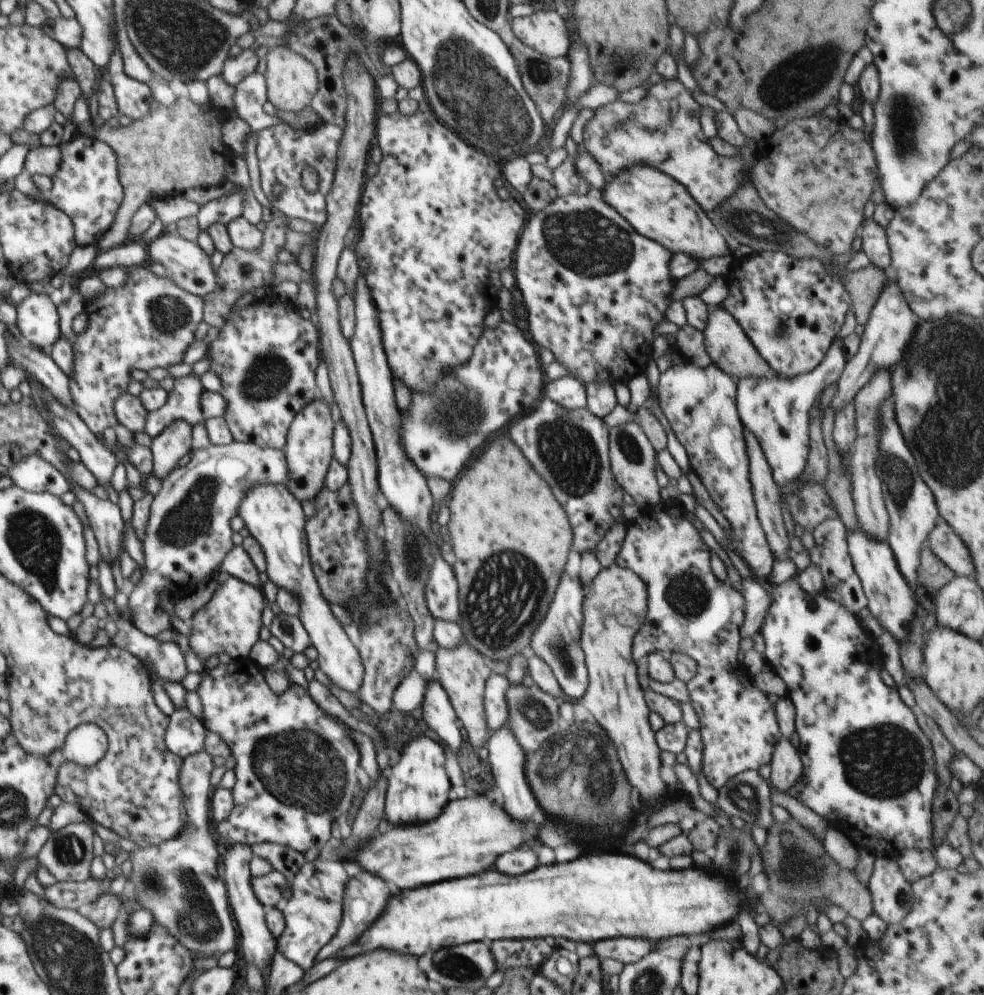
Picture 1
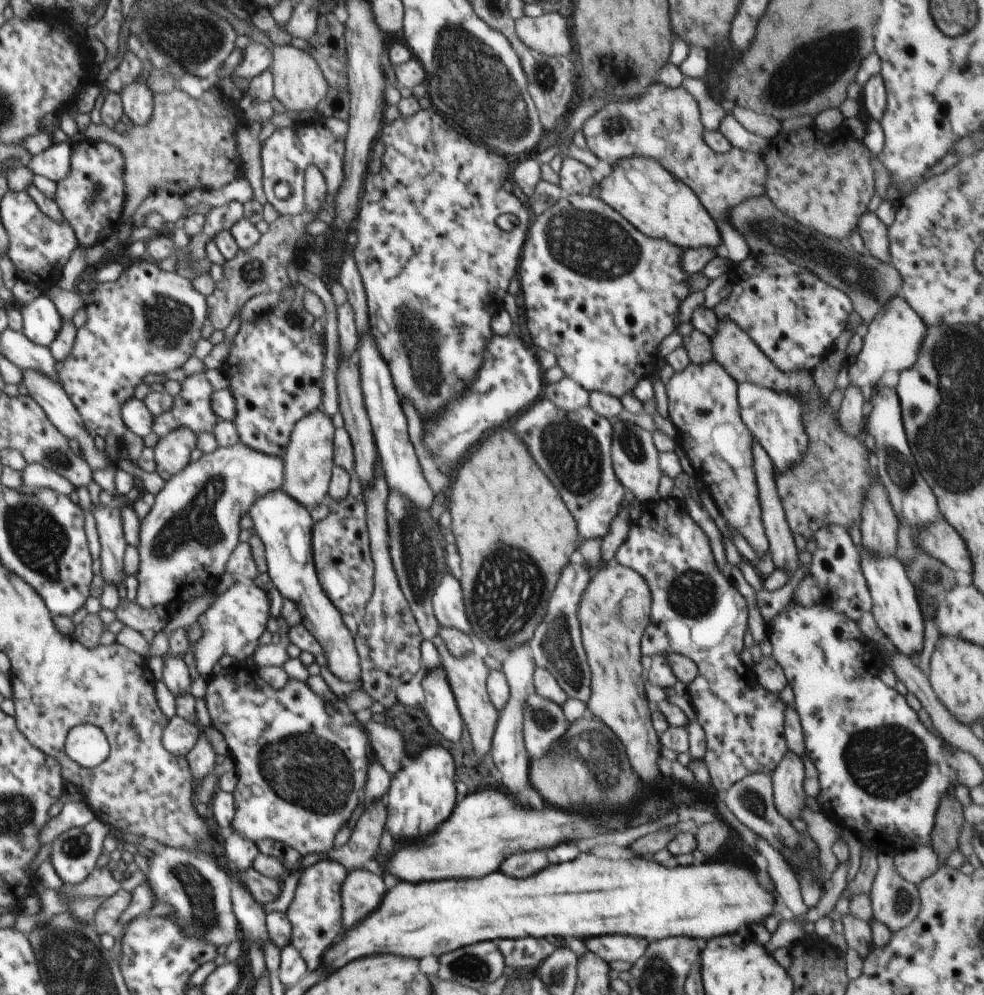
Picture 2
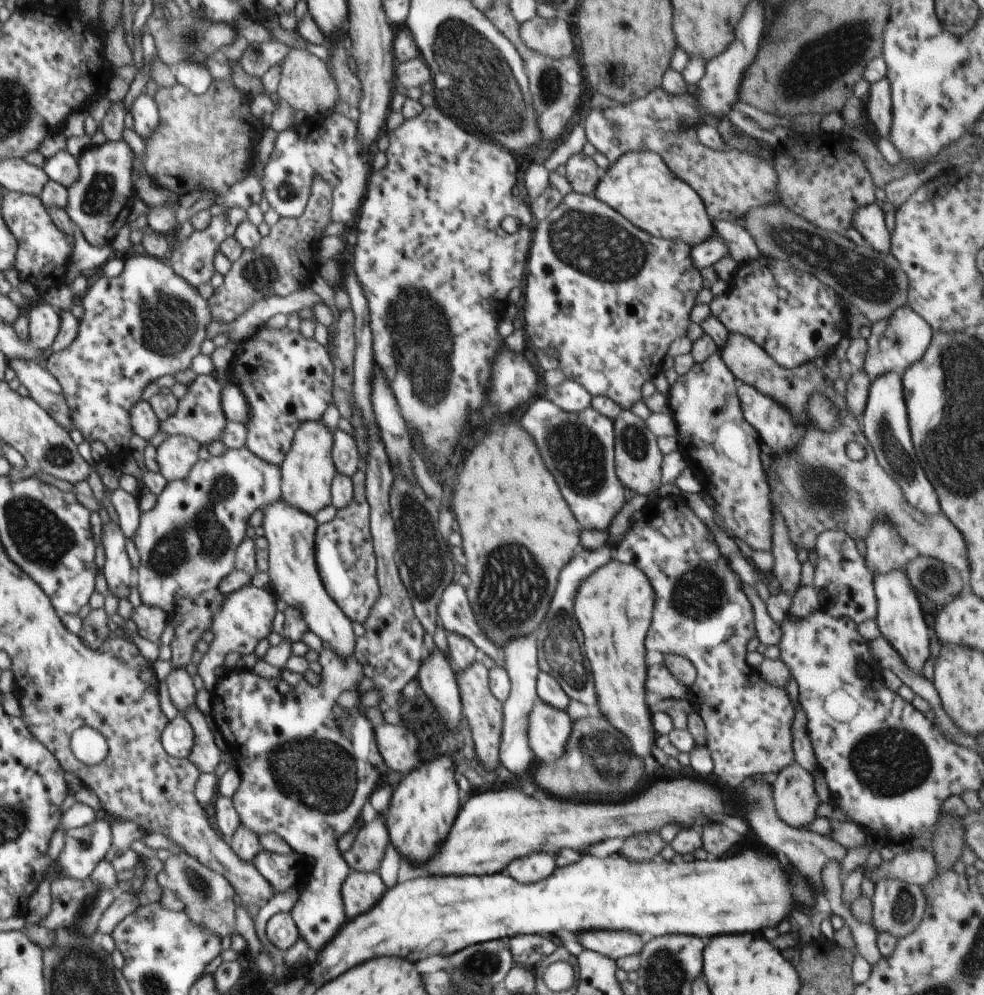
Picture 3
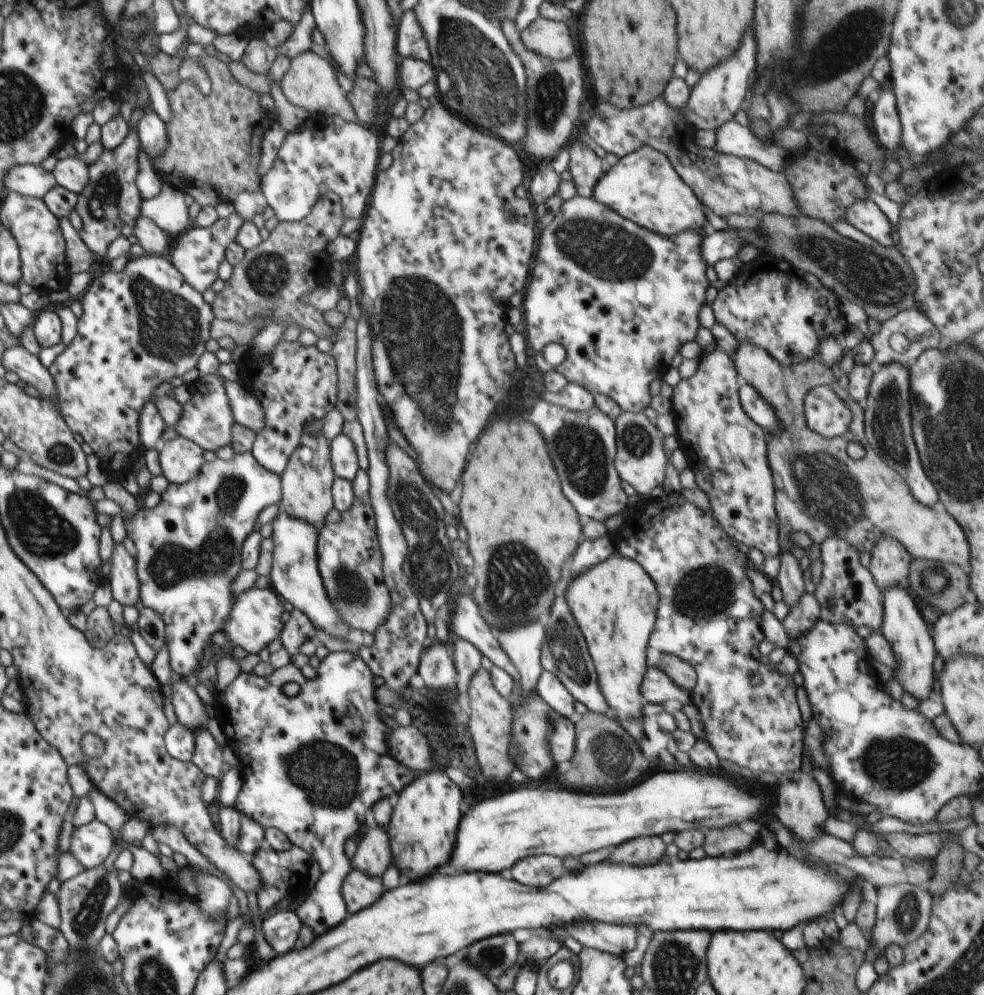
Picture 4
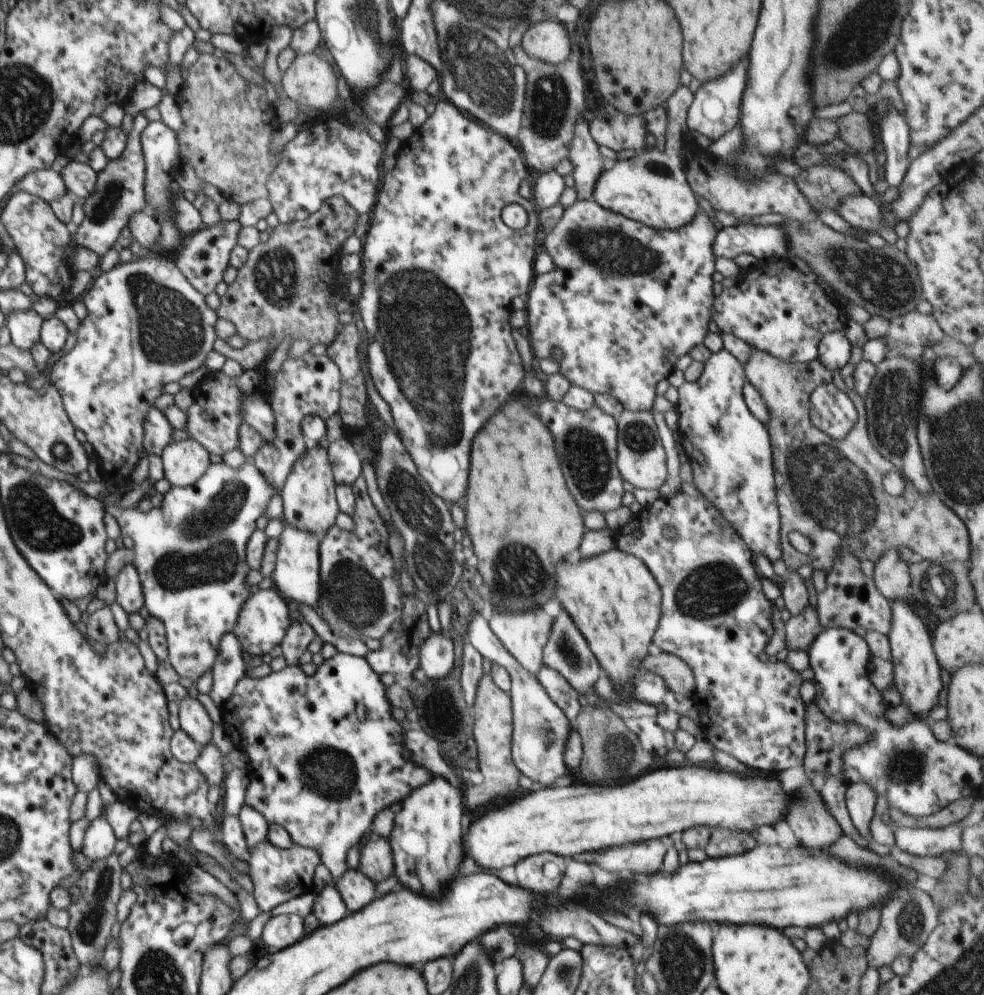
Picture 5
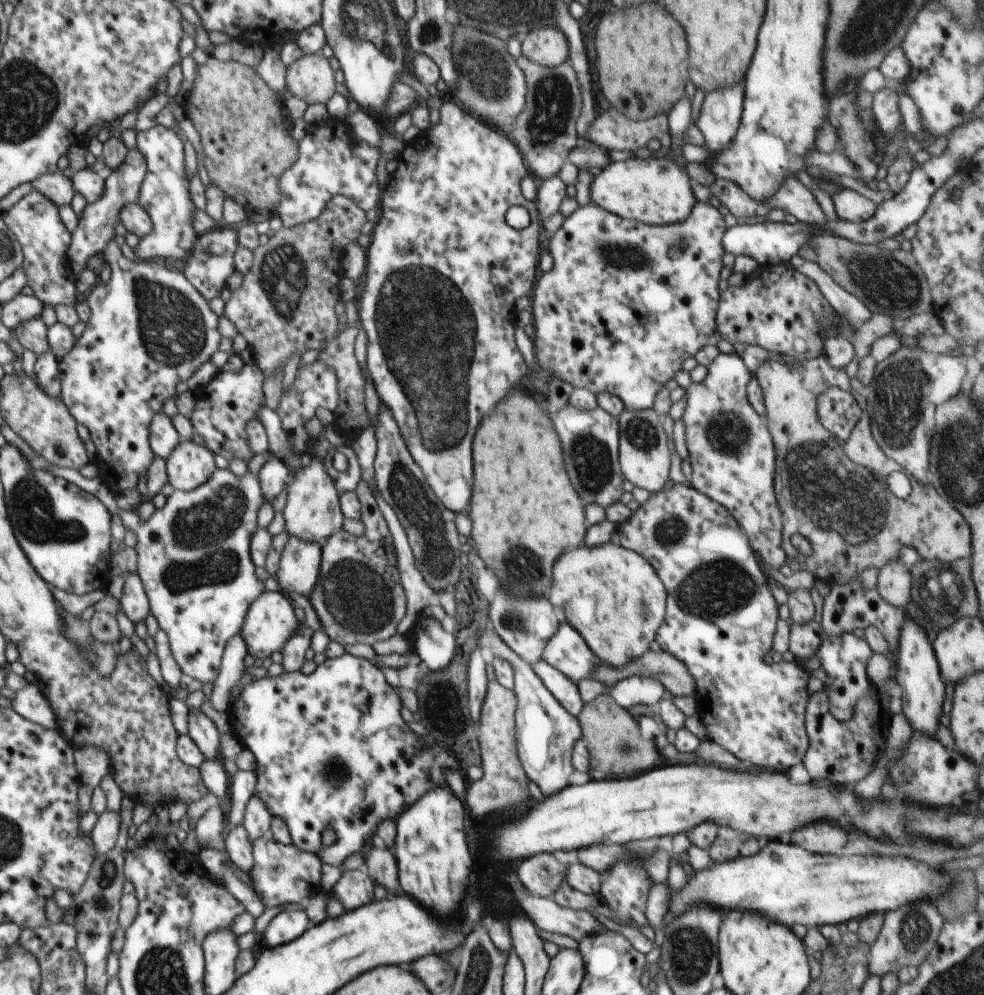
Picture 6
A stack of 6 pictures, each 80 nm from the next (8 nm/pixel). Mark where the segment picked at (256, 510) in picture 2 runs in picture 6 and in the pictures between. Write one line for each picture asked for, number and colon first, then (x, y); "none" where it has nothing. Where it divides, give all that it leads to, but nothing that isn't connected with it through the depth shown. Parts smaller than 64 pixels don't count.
3: (293, 571)
4: (295, 575)
5: (296, 575)
6: (299, 569)

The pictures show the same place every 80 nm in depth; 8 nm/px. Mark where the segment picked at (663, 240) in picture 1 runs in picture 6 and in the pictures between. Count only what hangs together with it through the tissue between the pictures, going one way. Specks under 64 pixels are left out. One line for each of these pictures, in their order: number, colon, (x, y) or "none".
2: (660, 206)
3: (640, 186)
4: (644, 187)
5: (652, 188)
6: (657, 191)

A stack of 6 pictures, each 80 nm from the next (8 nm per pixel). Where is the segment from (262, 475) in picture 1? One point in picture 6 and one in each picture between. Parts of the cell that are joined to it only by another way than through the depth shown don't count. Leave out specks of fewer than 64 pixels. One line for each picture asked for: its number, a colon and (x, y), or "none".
2: (190, 532)
3: (187, 541)
4: (189, 547)
5: (190, 553)
6: (194, 562)

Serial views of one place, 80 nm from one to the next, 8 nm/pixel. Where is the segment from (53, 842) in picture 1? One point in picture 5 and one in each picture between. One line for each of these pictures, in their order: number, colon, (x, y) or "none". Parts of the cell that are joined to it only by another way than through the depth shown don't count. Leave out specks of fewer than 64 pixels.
2: (75, 852)
3: (85, 846)
4: (91, 843)
5: (99, 841)

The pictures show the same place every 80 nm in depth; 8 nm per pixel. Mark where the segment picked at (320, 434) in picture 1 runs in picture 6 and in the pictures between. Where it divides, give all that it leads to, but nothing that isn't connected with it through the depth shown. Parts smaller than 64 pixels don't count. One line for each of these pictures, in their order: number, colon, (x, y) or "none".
2: (308, 463)
3: (307, 472)
4: (306, 484)
5: (309, 502)
6: (313, 512)

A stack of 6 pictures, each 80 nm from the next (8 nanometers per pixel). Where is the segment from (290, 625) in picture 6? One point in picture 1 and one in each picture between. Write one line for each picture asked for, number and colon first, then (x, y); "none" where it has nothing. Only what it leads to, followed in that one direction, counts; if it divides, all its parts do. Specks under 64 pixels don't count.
1: (231, 621)
2: (232, 624)
3: (245, 617)
4: (255, 620)
5: (262, 623)

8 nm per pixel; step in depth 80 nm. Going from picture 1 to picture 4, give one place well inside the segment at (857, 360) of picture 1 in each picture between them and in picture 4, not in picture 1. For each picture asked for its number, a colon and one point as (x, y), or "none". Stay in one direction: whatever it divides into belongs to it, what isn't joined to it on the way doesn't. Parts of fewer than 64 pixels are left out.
2: (896, 334)
3: (897, 341)
4: (901, 339)

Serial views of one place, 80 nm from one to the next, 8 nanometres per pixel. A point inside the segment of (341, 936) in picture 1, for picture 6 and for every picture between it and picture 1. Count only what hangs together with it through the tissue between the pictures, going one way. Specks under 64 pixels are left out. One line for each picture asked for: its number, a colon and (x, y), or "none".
2: (361, 893)
3: (360, 891)
4: (358, 890)
5: (357, 890)
6: (354, 888)

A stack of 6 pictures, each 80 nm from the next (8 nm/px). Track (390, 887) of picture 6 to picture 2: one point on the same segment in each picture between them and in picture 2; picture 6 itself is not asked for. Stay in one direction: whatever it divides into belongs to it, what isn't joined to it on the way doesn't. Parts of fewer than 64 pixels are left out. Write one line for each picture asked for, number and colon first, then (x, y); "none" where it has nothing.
2: (362, 847)
3: (367, 851)
4: (373, 855)
5: (376, 861)

